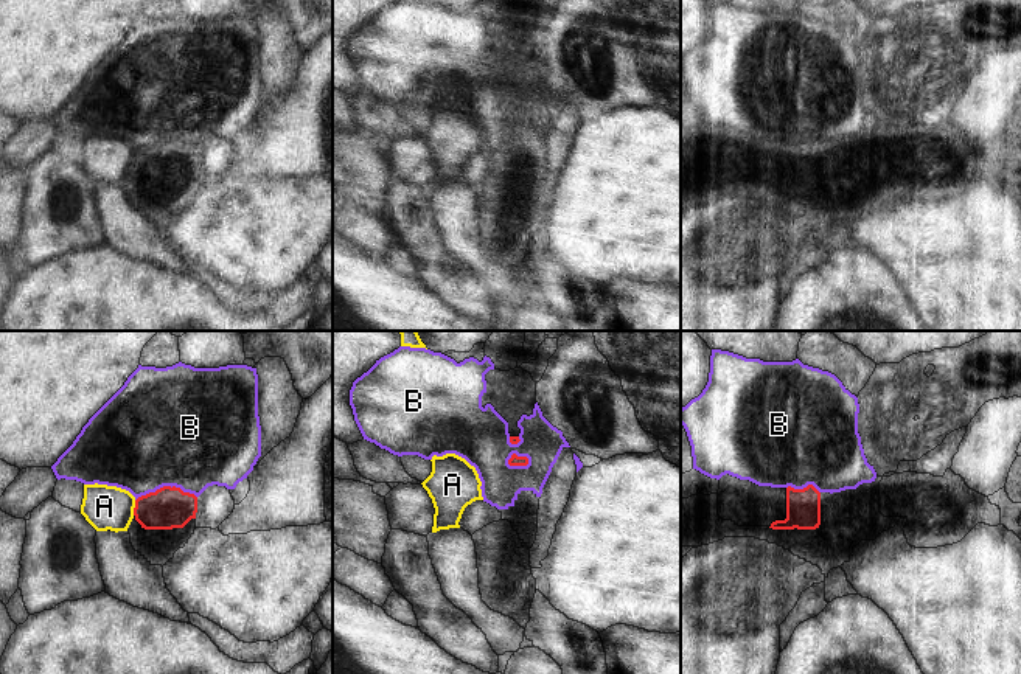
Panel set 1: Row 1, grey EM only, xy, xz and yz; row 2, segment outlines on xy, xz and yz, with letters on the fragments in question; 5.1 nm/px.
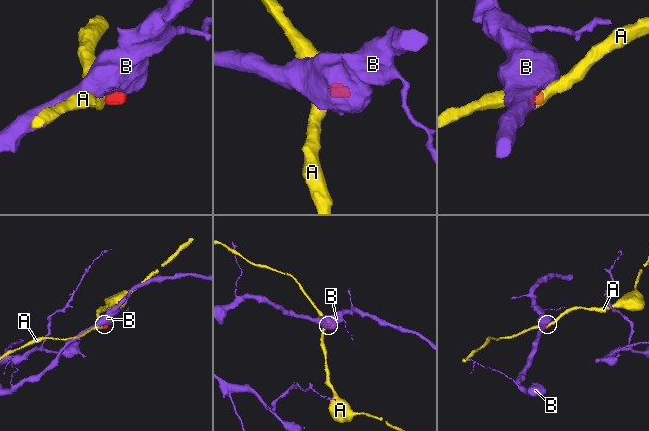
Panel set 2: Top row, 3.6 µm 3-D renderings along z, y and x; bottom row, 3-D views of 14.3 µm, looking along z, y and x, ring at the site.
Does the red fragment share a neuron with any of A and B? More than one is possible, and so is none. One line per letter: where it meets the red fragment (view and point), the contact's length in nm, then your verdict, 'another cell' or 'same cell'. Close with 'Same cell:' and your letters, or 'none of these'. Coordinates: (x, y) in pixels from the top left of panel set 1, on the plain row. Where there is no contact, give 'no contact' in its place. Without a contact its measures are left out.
A: contact xy (134, 160); length 80 nm; another cell
B: contact xy (165, 138); length 320 nm; same cell
Same cell: B

